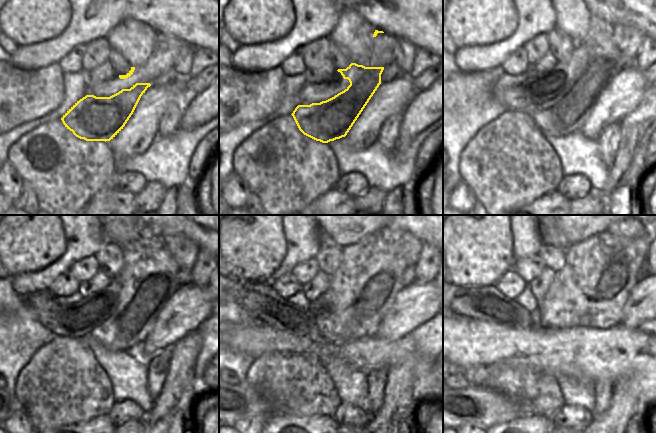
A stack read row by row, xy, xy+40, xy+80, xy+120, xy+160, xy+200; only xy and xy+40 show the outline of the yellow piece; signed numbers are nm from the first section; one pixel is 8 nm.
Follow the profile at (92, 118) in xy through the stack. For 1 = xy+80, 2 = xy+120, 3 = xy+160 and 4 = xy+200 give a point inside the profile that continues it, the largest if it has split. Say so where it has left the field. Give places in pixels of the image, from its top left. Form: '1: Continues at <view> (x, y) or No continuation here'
1: Continues at xy+80 (593, 63)
2: Continues at xy+120 (149, 276)
3: Continues at xy+160 (363, 289)
4: Continues at xy+200 (591, 289).

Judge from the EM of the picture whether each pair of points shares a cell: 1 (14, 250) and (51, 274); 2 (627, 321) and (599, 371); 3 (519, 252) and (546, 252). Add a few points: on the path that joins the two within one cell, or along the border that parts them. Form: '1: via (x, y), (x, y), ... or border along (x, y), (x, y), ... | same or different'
1: border along (62, 255), (39, 270), (21, 272), (19, 274) | different
2: border along (621, 324), (628, 328), (638, 329) | different
3: border along (542, 244), (536, 254) | different

